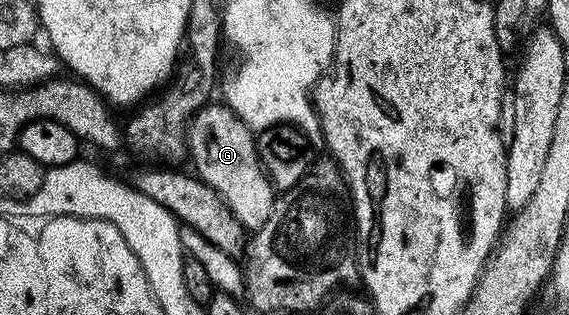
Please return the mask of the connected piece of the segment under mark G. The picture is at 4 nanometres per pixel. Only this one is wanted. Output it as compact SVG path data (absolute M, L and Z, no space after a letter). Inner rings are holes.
M209 104L204 106L197 112L191 124L188 126L188 154L190 162L194 167L195 173L206 184L210 184L210 188L214 188L214 192L218 192L221 203L225 207L232 209L232 214L248 229L248 232L255 232L262 228L262 224L266 224L266 220L270 220L272 208L274 205L274 187L272 179L266 173L266 167L260 162L259 152L257 150L257 139L254 137L254 131L231 108L225 104Z

